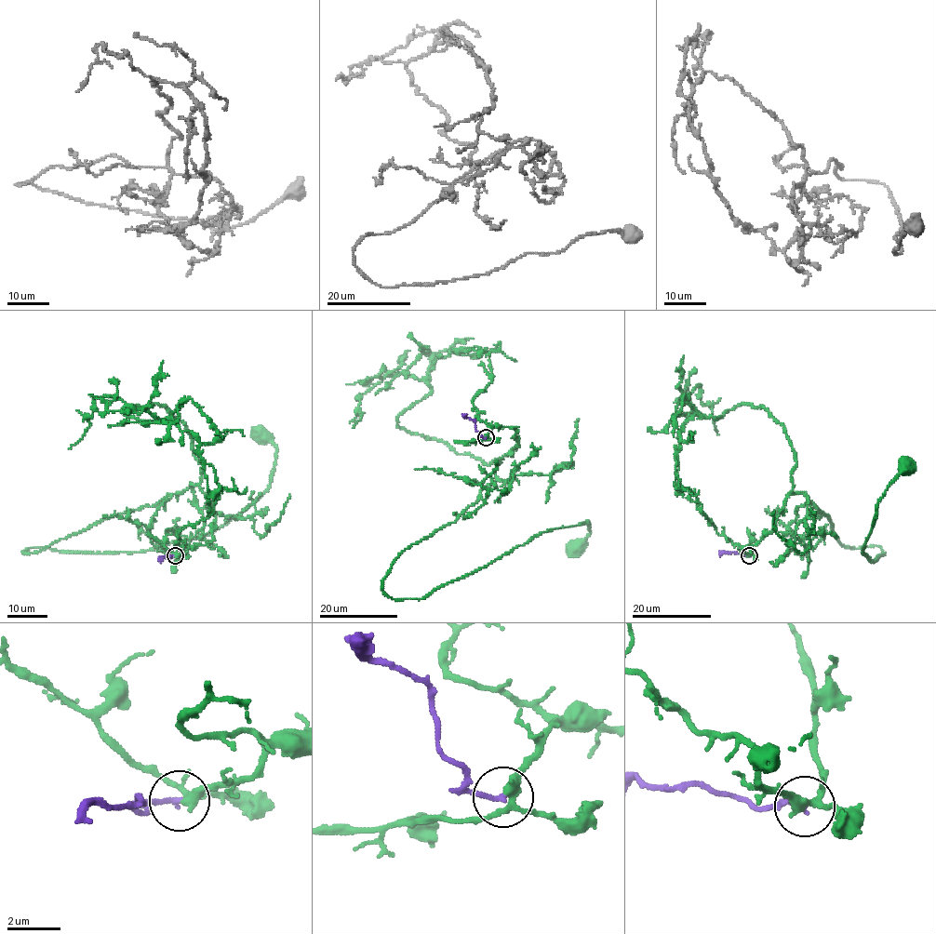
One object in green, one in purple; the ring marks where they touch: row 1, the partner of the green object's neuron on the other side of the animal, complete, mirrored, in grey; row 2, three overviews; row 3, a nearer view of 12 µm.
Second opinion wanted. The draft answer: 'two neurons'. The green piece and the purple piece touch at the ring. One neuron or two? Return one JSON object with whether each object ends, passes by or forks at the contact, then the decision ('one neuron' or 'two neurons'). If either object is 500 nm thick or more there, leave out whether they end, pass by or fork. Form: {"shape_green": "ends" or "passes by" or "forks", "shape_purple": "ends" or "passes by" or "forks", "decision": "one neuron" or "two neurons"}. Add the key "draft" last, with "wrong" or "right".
{"shape_green": "forks", "shape_purple": "ends", "decision": "one neuron", "draft": "wrong"}

